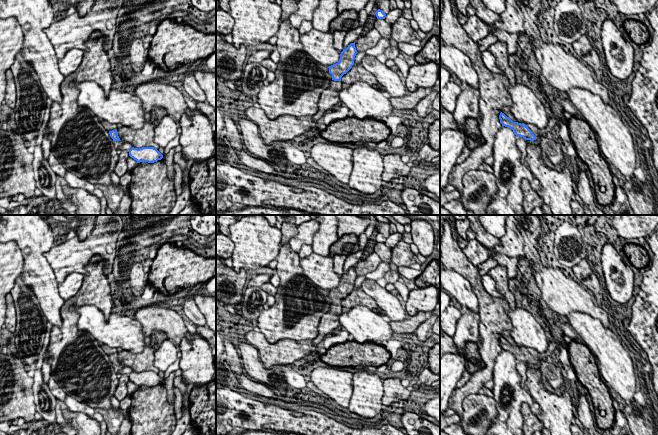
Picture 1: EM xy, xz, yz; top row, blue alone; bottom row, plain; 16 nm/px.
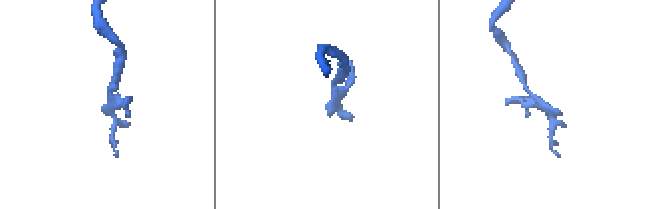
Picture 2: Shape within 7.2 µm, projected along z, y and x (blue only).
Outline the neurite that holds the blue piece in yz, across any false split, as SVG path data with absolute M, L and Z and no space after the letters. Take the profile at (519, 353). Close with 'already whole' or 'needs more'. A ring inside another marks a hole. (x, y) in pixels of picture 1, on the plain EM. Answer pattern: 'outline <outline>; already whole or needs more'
outline M502 336L499 339L499 343L502 350L512 353L516 360L523 361L525 364L534 365L540 361L547 360L548 356L551 357L552 353L559 345L559 339L555 338L554 341L549 342L547 350L543 353L540 353L533 348L523 349L518 346L513 346Z; needs more

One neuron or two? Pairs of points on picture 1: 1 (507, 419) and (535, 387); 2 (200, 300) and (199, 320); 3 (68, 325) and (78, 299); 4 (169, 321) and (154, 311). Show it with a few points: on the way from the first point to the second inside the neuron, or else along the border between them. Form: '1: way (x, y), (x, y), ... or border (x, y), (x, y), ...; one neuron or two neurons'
1: border (528, 393), (541, 410), (538, 416); two neurons
2: border (192, 297), (205, 319); two neurons
3: way (68, 318), (68, 307), (71, 304); one neuron
4: way (165, 320), (158, 315); one neuron

